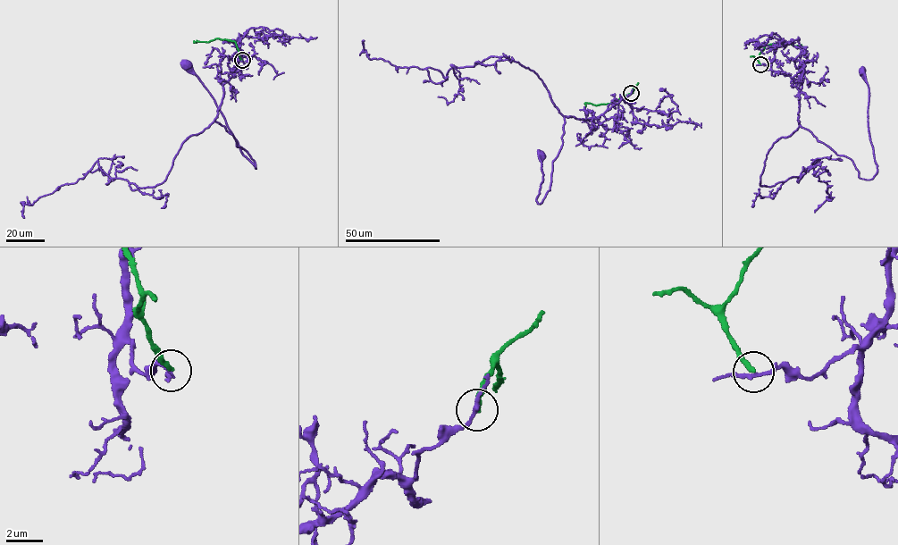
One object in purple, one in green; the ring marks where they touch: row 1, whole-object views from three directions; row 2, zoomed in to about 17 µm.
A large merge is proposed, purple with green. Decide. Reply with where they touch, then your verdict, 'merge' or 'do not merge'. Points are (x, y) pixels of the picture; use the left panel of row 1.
at (242, 60); do not merge

